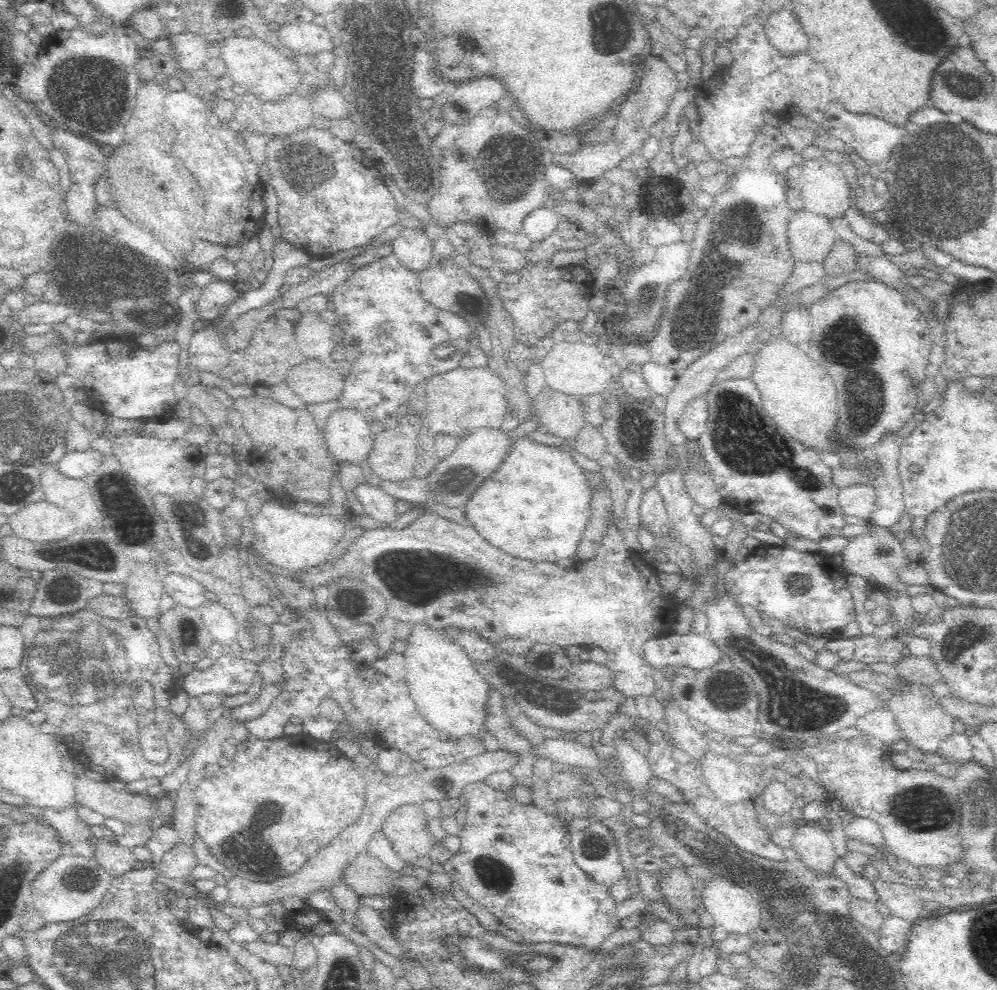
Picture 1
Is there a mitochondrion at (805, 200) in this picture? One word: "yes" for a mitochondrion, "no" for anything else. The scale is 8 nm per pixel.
no

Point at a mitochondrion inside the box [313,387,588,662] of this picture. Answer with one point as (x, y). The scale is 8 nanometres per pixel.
(419, 582)

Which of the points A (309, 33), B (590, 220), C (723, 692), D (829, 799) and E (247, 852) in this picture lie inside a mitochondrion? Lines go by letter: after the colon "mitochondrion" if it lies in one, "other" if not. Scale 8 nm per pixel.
A: other
B: other
C: mitochondrion
D: other
E: mitochondrion

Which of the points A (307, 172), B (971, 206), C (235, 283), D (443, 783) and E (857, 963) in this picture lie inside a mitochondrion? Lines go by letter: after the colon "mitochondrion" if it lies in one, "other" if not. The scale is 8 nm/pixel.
A: mitochondrion
B: mitochondrion
C: other
D: other
E: other

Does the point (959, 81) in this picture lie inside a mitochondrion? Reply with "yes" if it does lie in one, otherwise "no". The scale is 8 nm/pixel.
yes

